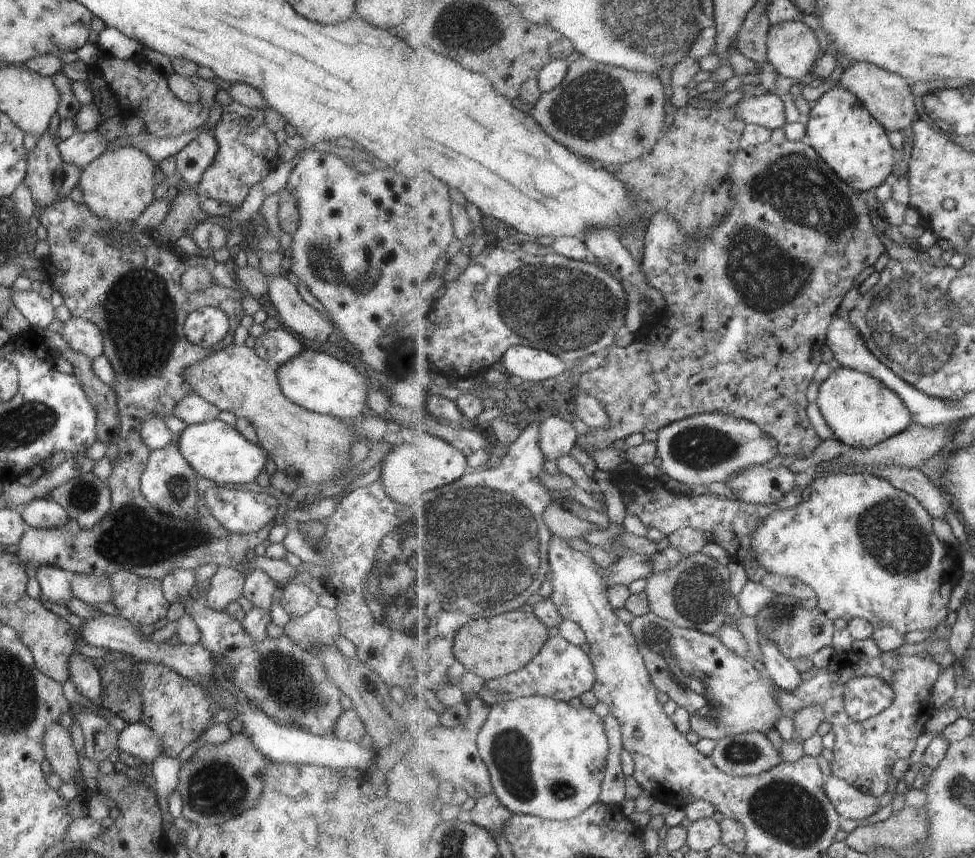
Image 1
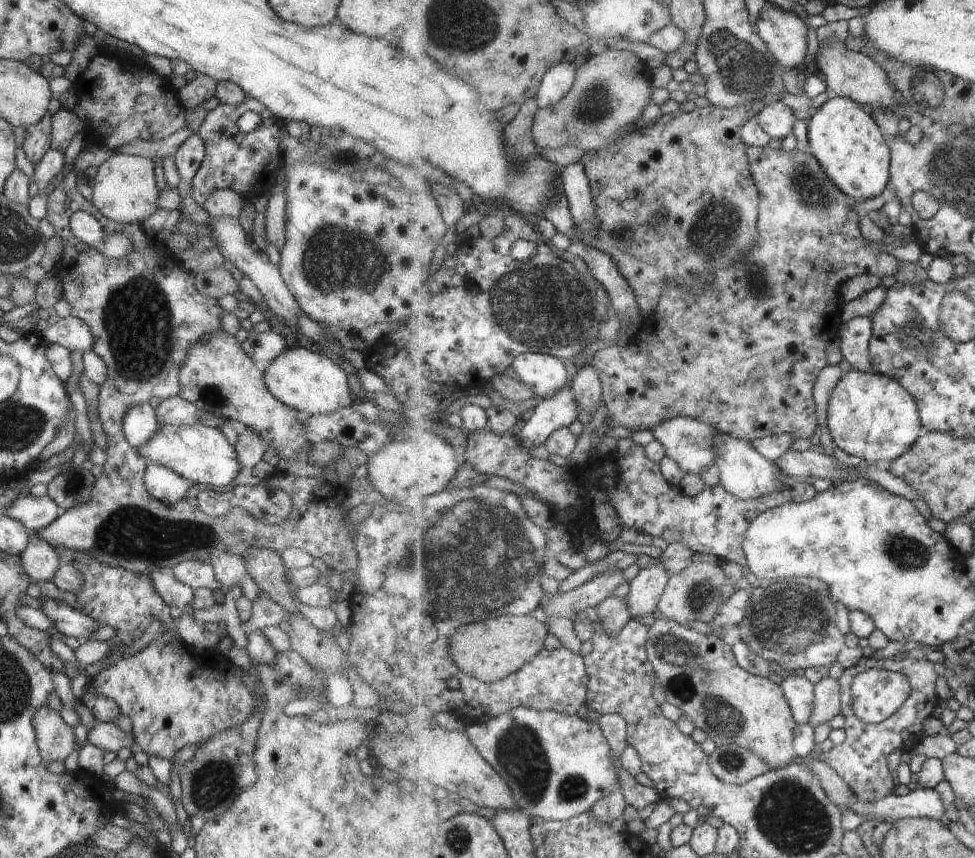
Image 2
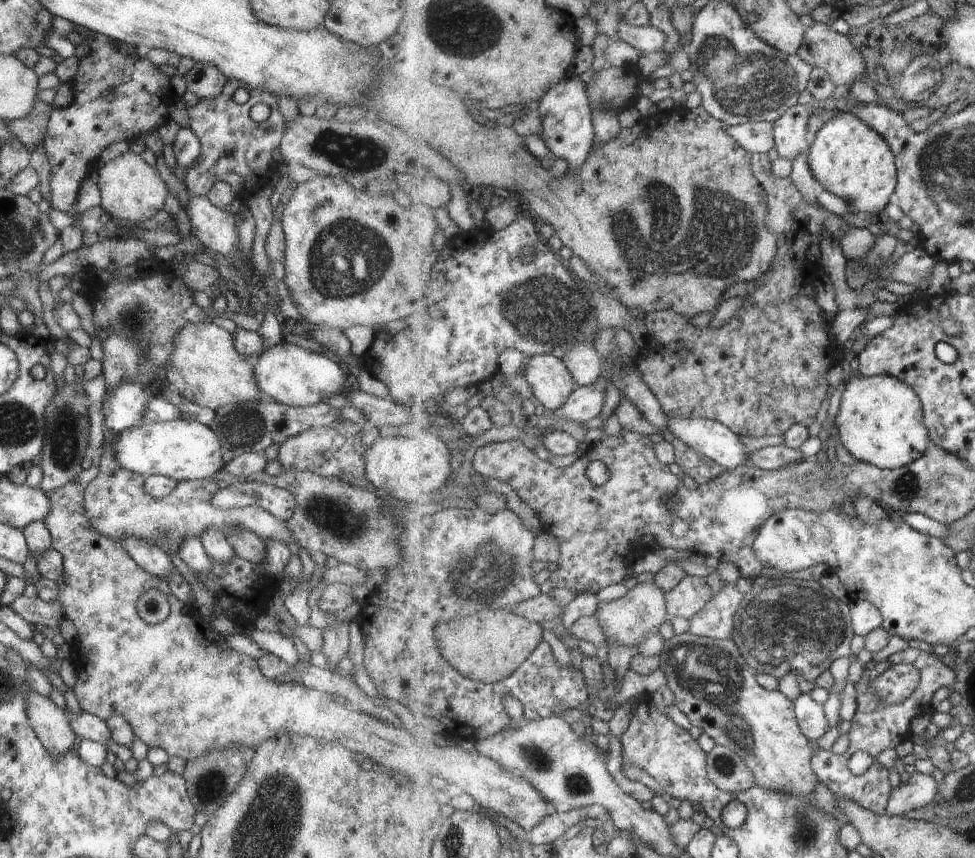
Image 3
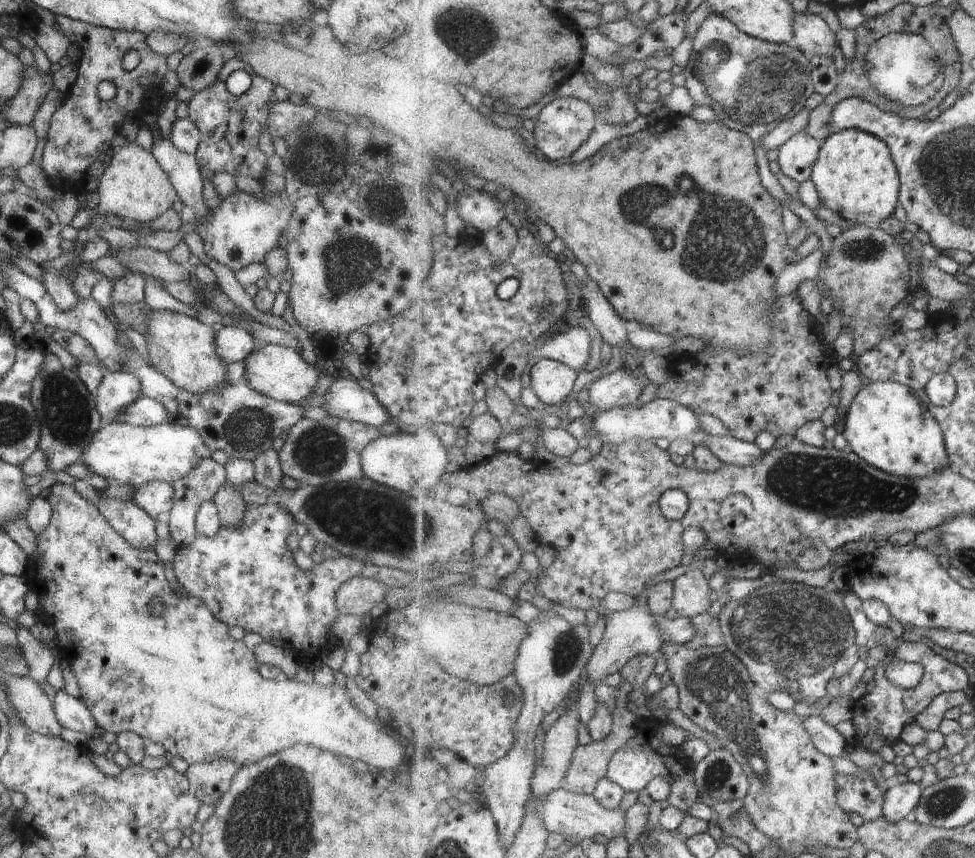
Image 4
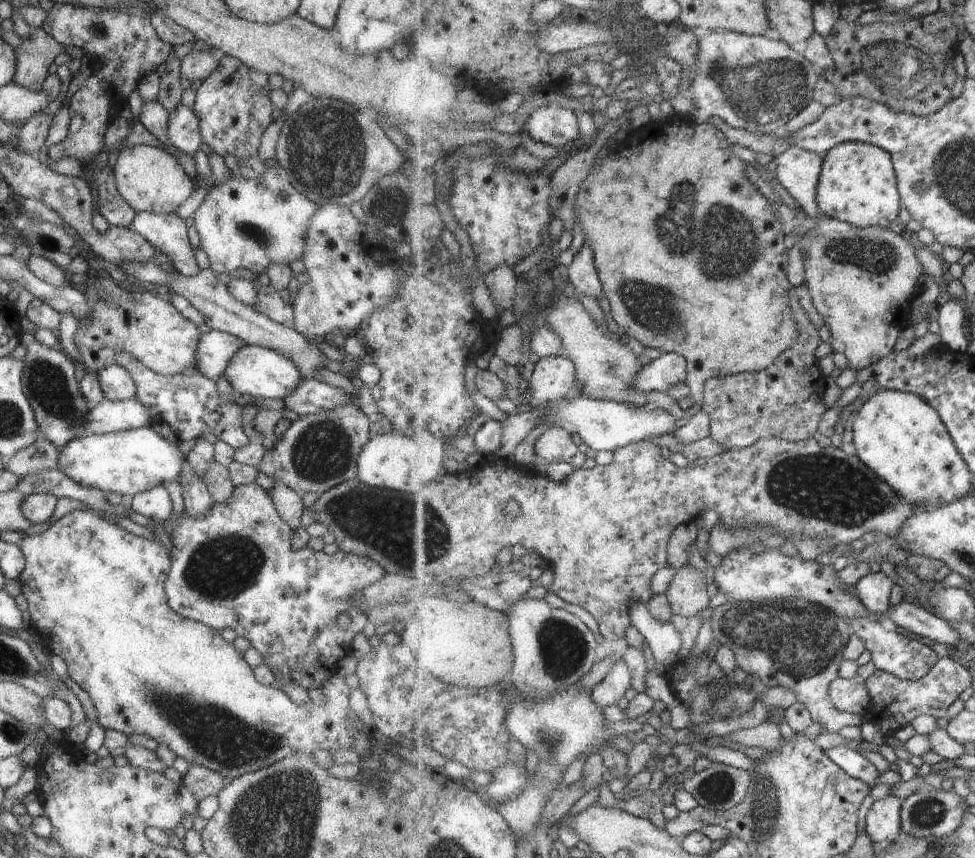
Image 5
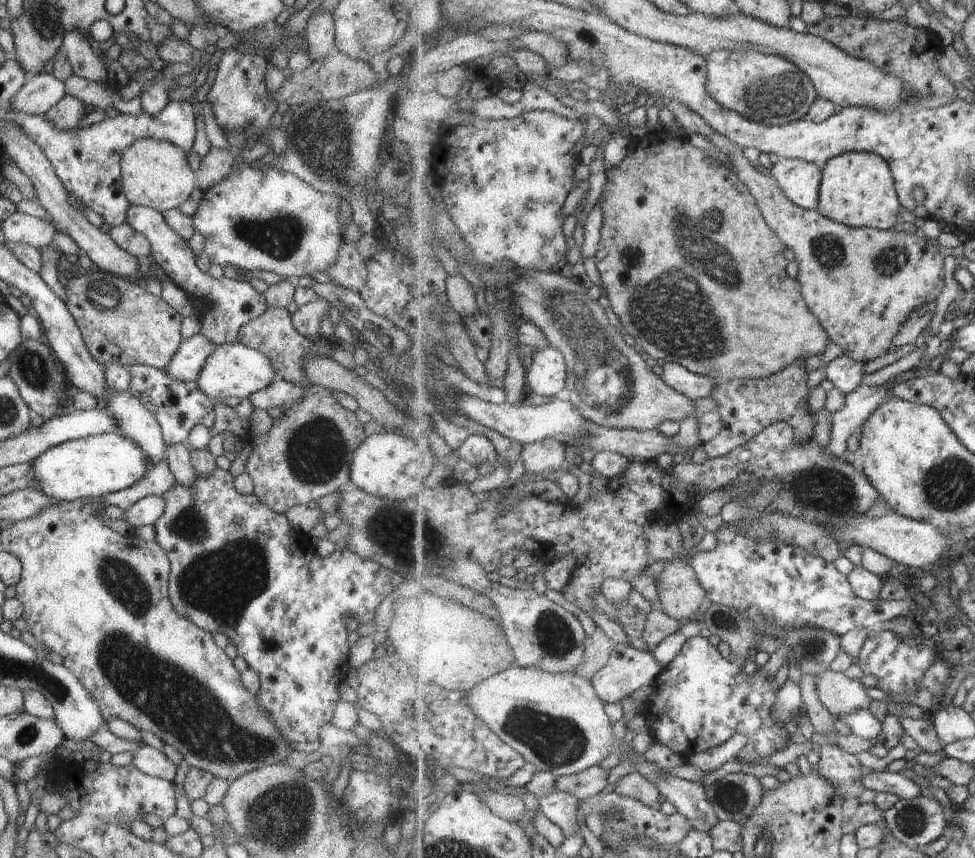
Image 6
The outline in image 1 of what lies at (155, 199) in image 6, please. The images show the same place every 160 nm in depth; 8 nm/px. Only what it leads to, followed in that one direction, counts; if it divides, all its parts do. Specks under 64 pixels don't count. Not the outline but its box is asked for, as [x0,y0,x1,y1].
[78,147,154,220]

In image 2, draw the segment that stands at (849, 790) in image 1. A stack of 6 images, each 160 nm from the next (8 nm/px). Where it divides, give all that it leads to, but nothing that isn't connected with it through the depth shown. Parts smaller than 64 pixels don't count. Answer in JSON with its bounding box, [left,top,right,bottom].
[849,788,947,820]

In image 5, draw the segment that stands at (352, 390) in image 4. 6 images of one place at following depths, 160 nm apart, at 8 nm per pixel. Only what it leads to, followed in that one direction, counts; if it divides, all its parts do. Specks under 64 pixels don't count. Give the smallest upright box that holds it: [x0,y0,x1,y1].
[282,378,359,415]

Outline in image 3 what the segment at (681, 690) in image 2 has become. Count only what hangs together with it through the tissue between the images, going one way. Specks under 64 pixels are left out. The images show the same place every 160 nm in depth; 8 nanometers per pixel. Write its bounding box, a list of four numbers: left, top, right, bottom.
[659,632,820,799]

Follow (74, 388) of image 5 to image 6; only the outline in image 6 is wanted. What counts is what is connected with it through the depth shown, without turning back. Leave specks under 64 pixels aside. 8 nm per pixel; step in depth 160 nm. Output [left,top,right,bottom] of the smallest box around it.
[3,339,67,420]

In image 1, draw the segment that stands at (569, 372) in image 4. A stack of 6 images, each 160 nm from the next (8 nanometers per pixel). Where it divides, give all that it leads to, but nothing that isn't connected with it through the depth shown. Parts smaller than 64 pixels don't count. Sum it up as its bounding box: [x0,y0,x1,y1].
[501,345,568,383]

